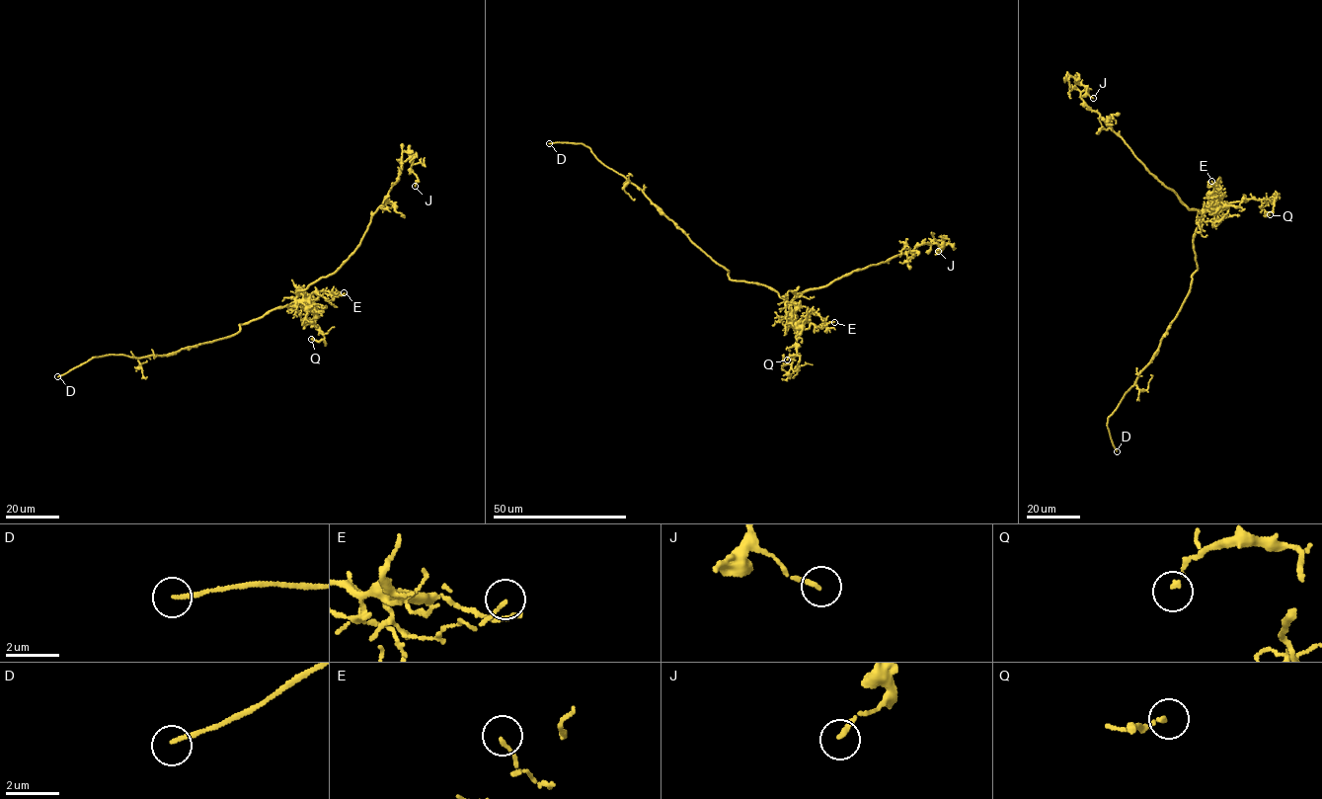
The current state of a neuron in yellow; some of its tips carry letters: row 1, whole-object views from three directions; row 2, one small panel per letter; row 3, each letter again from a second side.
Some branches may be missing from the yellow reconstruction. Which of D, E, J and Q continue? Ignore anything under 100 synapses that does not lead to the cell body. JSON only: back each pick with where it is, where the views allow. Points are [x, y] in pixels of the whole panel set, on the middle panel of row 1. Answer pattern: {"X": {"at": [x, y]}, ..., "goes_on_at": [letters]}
{"D": {"at": [549, 143]}, "goes_on_at": ["D"]}

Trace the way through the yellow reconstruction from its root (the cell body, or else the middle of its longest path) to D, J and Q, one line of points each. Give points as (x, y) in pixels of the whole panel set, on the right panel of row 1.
D: (1193, 242), (1198, 267), (1192, 276), (1189, 292), (1151, 359), (1108, 418), (1107, 427), (1117, 451)
J: (1193, 242), (1203, 212), (1189, 208), (1153, 175), (1085, 103), (1076, 81), (1093, 98)
Q: (1193, 242), (1205, 211), (1268, 199), (1275, 199), (1273, 210), (1265, 211), (1270, 214)

